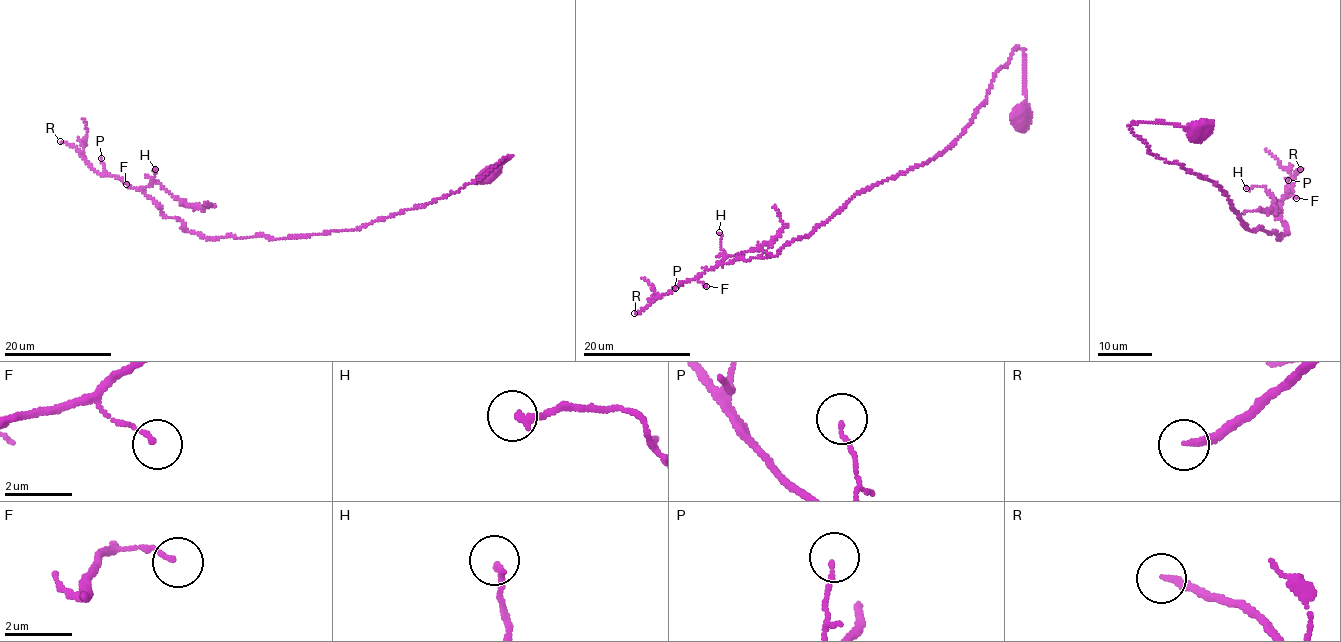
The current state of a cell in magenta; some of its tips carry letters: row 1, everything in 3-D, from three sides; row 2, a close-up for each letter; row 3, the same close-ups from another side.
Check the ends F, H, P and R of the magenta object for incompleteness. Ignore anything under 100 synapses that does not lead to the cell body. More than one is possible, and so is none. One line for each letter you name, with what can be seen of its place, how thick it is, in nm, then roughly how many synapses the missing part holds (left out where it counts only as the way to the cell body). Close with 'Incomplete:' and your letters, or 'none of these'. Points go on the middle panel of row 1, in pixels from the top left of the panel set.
R: Place: (634, 313). Thickness 200 nm. Roughly 450 synapses
Incomplete: R

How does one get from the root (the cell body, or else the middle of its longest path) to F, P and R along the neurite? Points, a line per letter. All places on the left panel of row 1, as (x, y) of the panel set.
F: (489, 175), (510, 157), (429, 204), (355, 229), (272, 240), (190, 232), (126, 184)
P: (489, 175), (510, 157), (458, 191), (360, 228), (210, 239), (108, 175), (101, 158)
R: (489, 175), (510, 157), (458, 191), (360, 228), (272, 240), (209, 239), (60, 141)

